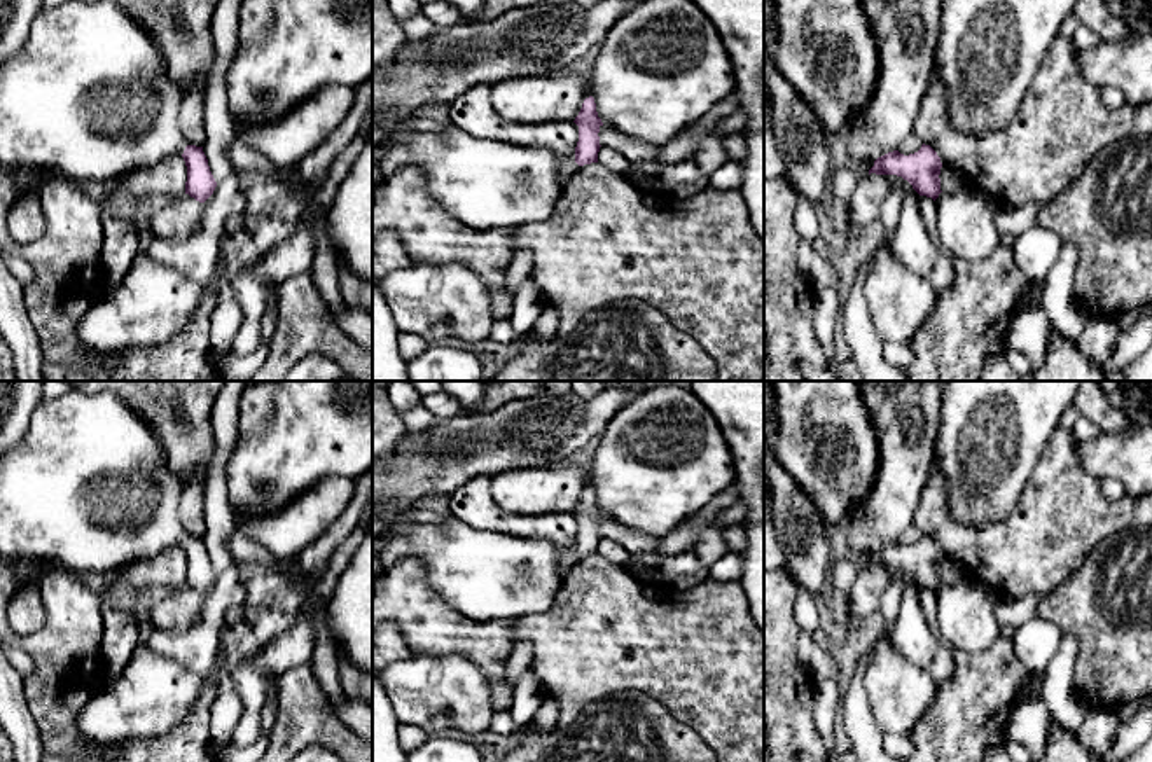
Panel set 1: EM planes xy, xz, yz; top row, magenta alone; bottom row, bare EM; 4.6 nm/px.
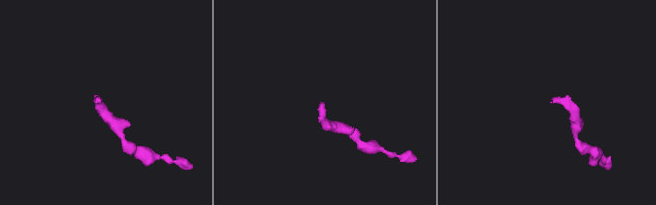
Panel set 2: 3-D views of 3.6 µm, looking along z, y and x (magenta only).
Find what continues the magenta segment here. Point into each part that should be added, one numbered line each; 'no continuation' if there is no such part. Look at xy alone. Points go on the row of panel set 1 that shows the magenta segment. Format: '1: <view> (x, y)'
1: xy (88, 96)

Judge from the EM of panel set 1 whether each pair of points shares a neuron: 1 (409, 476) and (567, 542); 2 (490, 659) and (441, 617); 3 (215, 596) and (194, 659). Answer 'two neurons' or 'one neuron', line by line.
1: two neurons
2: one neuron
3: one neuron

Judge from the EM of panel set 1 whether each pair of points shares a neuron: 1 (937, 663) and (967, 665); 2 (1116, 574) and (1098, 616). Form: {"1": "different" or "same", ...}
{"1": "different", "2": "same"}

